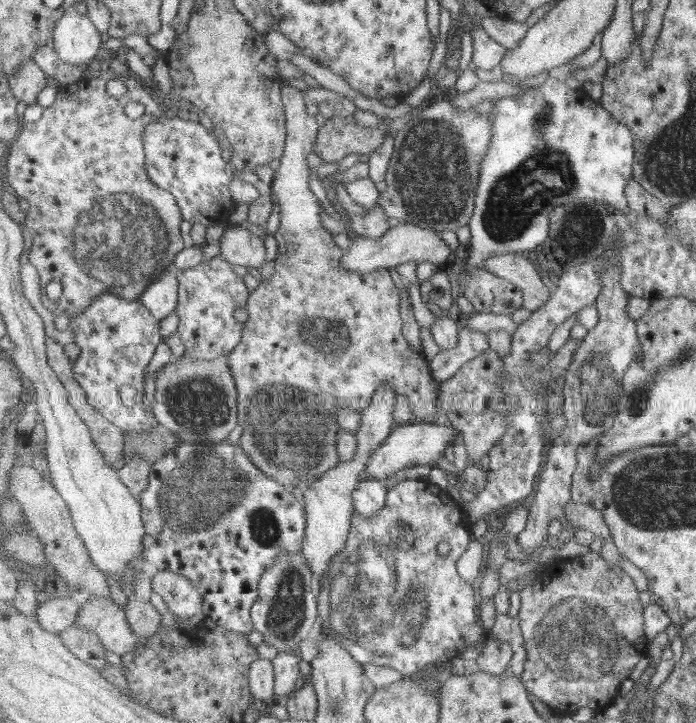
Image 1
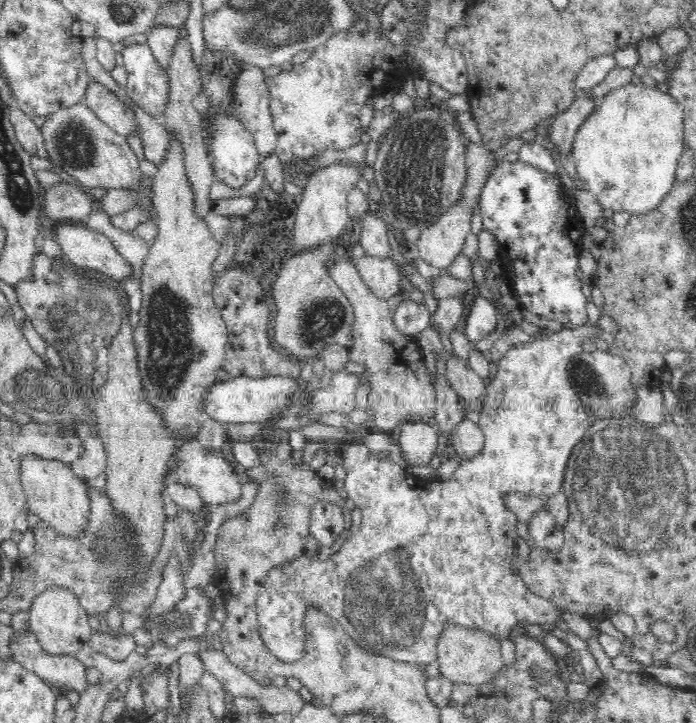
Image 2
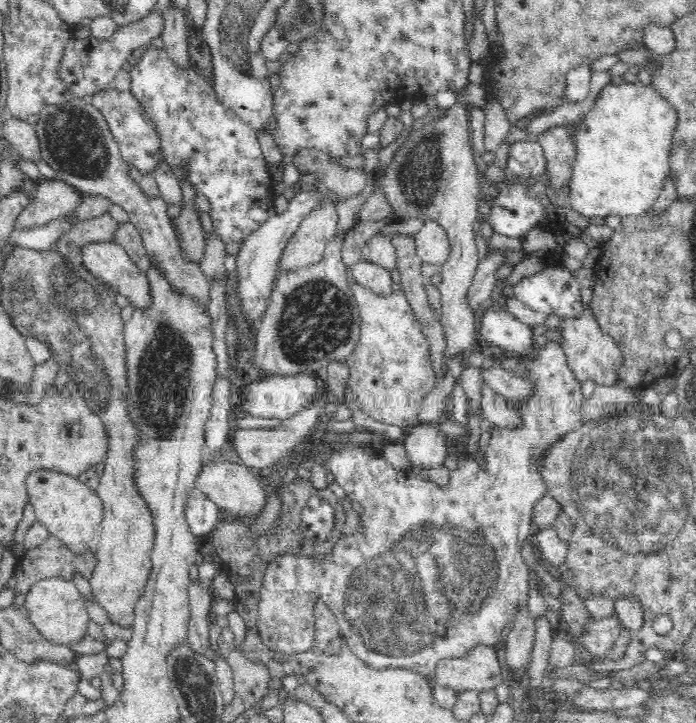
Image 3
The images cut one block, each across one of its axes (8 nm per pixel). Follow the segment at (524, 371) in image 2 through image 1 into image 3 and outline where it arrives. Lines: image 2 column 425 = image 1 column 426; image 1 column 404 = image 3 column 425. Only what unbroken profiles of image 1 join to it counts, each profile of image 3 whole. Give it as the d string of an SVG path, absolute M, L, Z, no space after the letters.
M547 342L542 348L536 350L533 358L515 358L513 356L505 356L500 362L500 366L509 371L518 371L520 375L528 373L530 377L536 379L536 396L530 398L528 402L519 405L520 413L524 417L524 422L516 428L516 430L506 430L503 427L498 427L496 424L492 426L488 447L485 453L485 462L479 464L474 458L460 457L456 469L449 470L449 483L446 486L440 487L433 482L426 481L421 476L416 476L407 471L396 469L393 464L381 457L370 447L348 446L342 448L339 452L334 451L328 460L322 462L324 468L334 476L334 481L342 487L346 496L358 504L330 504L332 508L340 508L344 518L338 520L358 520L362 522L364 532L361 534L343 535L335 544L334 551L327 557L326 561L314 561L306 557L296 557L293 555L282 555L272 560L268 565L263 578L262 588L258 602L258 614L256 617L257 631L262 643L265 644L266 650L274 650L274 652L282 654L298 654L306 652L306 649L311 648L315 640L315 618L313 612L317 604L323 603L332 610L336 617L336 623L343 633L344 642L351 647L352 657L360 659L364 666L371 667L372 670L398 670L399 668L410 669L421 675L428 676L435 672L438 662L442 662L445 658L460 658L468 651L476 648L476 646L494 647L502 638L502 631L508 630L513 614L517 608L522 605L528 605L528 582L529 569L524 564L524 558L521 556L521 548L523 541L530 538L530 534L534 532L533 510L536 502L542 499L547 494L546 485L540 474L537 473L534 459L540 457L540 454L547 449L550 443L559 439L564 433L569 430L578 428L582 423L582 391L580 386L582 382L576 377L574 371L567 363L565 352L556 342Z

